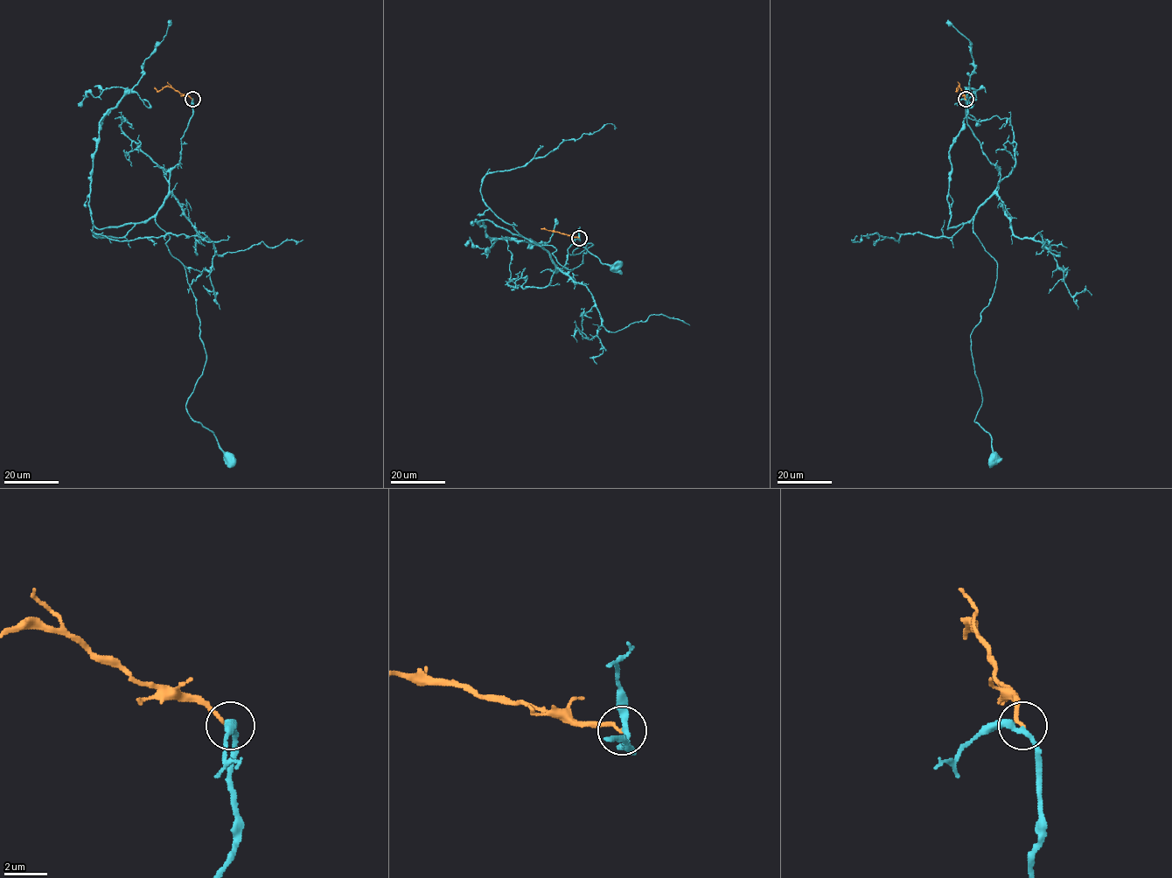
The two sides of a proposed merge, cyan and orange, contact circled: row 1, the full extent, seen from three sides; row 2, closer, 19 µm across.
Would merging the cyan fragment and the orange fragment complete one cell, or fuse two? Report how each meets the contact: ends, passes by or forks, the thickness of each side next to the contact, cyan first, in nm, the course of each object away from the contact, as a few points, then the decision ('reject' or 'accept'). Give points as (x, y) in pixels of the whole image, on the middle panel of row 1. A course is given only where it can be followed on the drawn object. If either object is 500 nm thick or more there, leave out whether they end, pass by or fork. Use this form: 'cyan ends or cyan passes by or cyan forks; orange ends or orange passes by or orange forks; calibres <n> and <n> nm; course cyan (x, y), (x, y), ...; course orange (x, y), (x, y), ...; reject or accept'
cyan passes by; orange ends; calibres 240 and 160 nm; course cyan (578, 238), (557, 272), (540, 246), (490, 221), (476, 221), (485, 235), (530, 246), (550, 240), (554, 219); course orange (578, 238), (541, 229); accept

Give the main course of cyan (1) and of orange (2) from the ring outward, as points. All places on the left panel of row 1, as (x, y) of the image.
1: (191, 99), (164, 204), (147, 219), (98, 228), (89, 205), (99, 121), (137, 84), (168, 20)
2: (191, 99), (171, 87), (157, 90), (155, 87)

